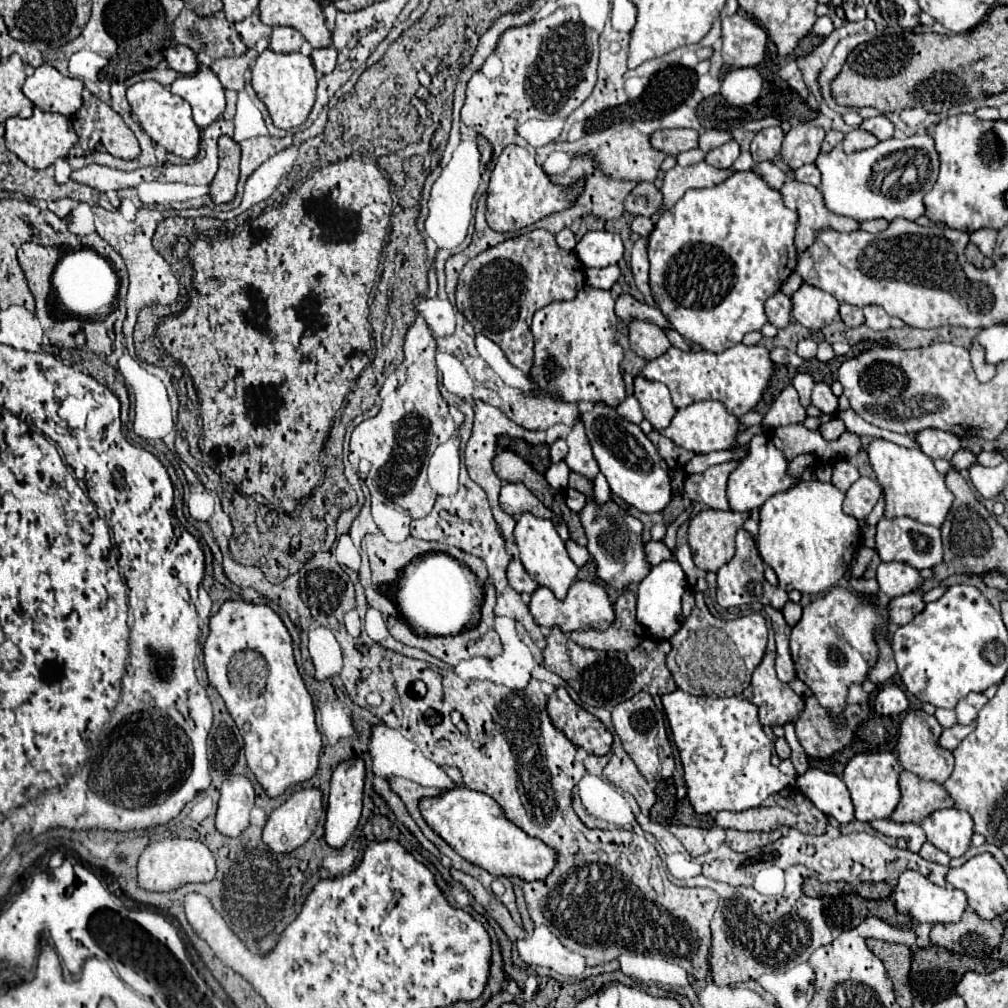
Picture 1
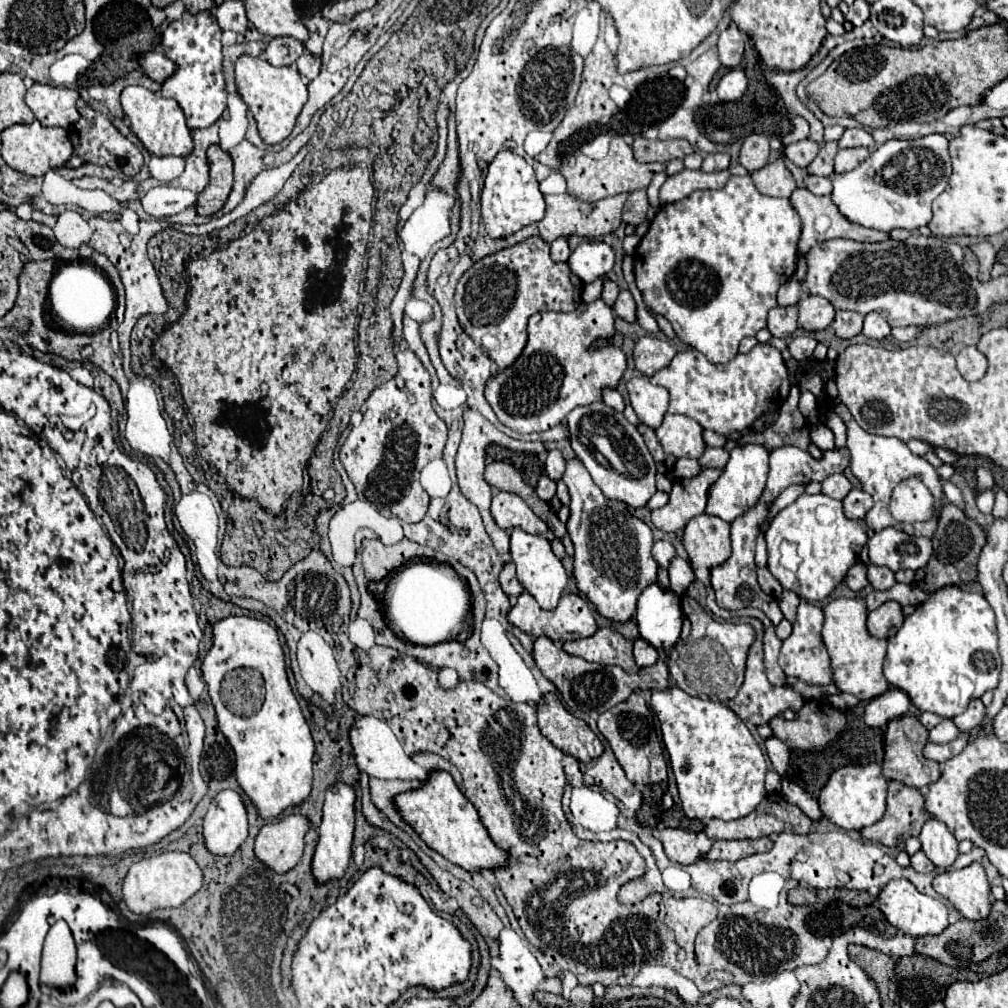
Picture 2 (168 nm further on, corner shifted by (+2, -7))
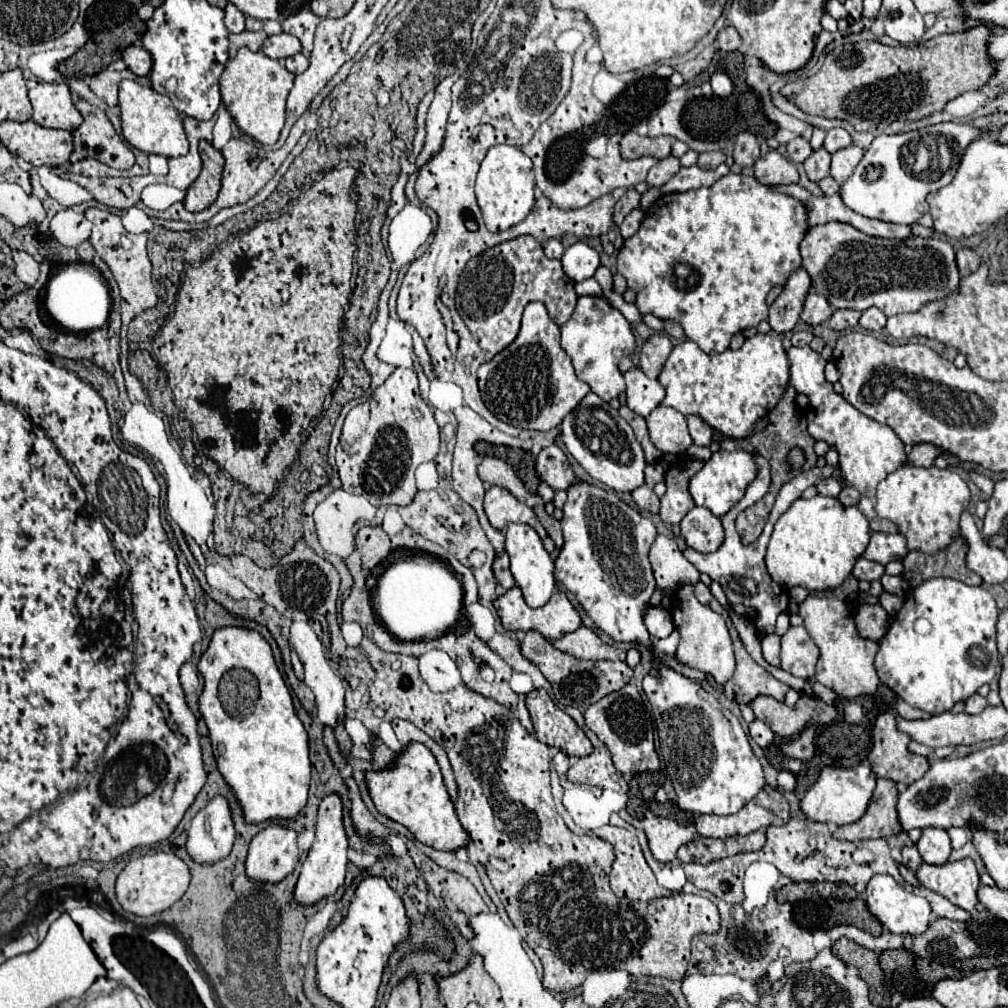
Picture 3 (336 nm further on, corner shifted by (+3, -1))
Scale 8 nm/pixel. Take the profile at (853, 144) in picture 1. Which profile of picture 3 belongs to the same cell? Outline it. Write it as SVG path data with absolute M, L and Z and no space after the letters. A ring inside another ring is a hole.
M858 145L844 147L832 155L832 165L830 165L830 175L842 183L852 175L852 169L860 163L860 157L864 155L864 149Z

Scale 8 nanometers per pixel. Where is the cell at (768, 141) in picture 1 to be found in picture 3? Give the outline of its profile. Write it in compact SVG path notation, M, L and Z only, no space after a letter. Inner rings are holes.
M744 131L736 137L736 145L734 145L734 161L740 167L752 167L756 161L760 159L760 145L756 135Z

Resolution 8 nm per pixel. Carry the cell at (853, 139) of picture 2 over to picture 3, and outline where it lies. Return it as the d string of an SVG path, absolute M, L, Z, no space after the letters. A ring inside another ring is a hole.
M836 127L836 129L830 129L830 131L828 131L826 141L824 141L824 147L826 147L830 153L836 153L838 149L844 149L844 147L848 147L848 145L852 145L852 137L850 137L850 133L848 133L846 129Z

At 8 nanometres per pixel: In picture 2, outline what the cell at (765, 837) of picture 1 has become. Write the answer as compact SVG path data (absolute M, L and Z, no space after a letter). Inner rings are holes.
M769 837L753 839L753 841L715 841L707 853L709 859L725 859L725 861L737 861L741 857L749 857L755 853L769 851L773 847L773 841Z

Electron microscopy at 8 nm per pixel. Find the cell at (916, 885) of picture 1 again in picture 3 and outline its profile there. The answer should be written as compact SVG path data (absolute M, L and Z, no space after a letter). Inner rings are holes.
M876 875L866 887L866 905L874 917L880 919L880 923L890 929L892 933L900 935L918 935L924 933L930 927L930 915L932 905L926 897L916 895L914 891L900 887L892 875Z

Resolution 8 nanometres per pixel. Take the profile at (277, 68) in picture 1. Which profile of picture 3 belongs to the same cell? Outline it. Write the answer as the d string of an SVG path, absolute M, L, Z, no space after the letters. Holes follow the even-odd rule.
M242 47L238 55L228 61L220 77L222 103L228 107L238 127L260 143L274 145L280 137L286 119L286 99L294 85L294 75L278 59L266 57L262 51L250 51Z

